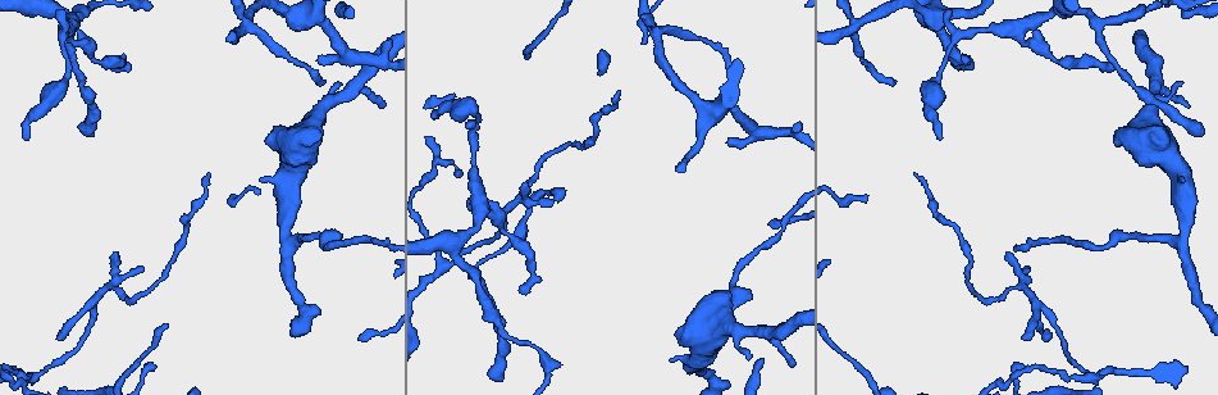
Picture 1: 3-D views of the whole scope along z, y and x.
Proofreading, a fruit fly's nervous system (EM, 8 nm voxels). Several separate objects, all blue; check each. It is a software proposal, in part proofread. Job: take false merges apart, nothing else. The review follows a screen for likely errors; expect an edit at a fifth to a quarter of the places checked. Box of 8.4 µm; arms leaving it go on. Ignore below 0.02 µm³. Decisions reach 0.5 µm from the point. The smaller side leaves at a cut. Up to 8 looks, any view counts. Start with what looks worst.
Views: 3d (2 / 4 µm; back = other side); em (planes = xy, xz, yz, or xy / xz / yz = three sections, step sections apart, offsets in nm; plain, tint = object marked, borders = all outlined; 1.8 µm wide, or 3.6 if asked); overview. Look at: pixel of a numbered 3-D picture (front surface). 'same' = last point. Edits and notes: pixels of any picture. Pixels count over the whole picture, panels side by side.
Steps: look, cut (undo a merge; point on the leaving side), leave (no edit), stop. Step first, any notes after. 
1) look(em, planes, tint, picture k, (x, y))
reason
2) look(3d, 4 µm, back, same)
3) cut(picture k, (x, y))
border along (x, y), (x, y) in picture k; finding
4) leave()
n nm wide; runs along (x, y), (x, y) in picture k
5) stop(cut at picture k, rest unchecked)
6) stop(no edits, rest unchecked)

look(3d, 2 µm, picture 1, (726, 100))
looks like a crossing

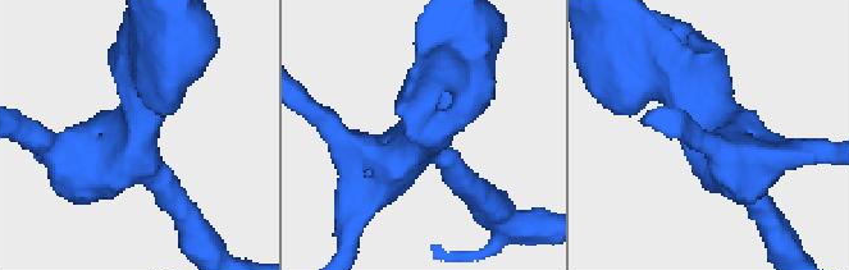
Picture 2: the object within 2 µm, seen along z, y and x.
look(em, xy, step 8, tint, picture 2, (133, 156))
4 arms

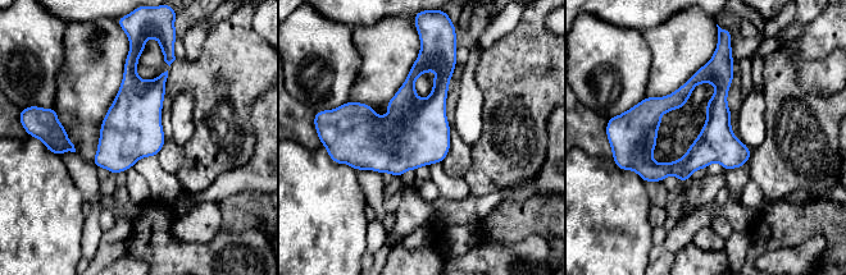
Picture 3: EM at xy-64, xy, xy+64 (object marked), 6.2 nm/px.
look(em, planes, tint, same)
cut it another way

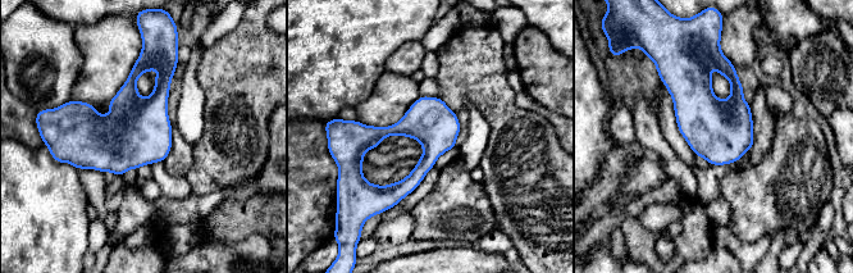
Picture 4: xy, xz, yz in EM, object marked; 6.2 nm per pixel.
leave()
all the same neuron

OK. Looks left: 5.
look(3d, 4 µm, picture 1, (659, 32))
sharp bend

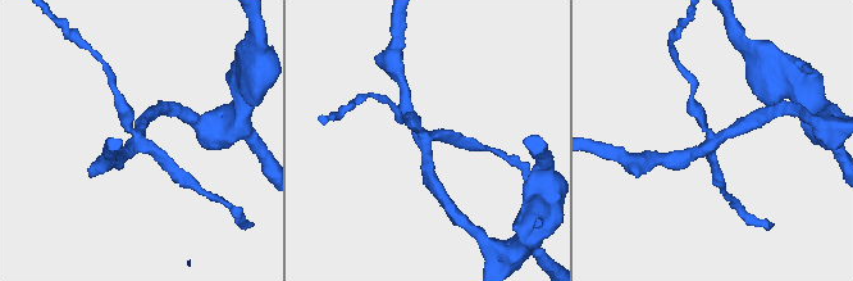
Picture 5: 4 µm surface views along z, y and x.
look(em, planes, tint, picture 5, (136, 144))

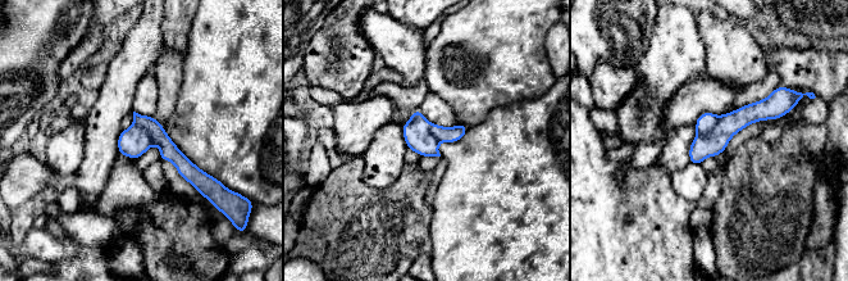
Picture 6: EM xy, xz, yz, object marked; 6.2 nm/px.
cut(picture 6, (169, 150))
border along (133, 122), (147, 132), (153, 144) in picture 6; a second neuron is stuck on

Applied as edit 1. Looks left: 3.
look(em, planes, tint, picture 1, (506, 235))
narrows sharply

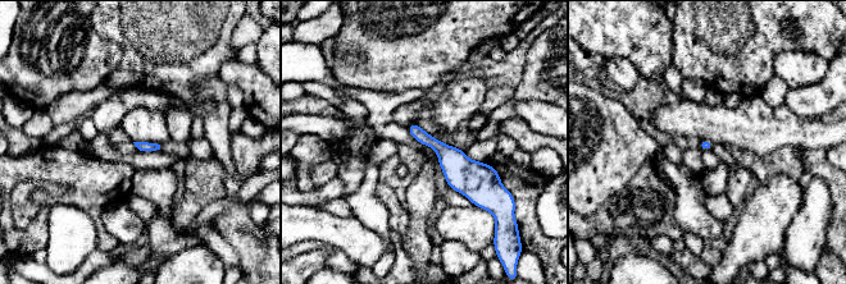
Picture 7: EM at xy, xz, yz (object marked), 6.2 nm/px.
leave()
continuous, no second neuron

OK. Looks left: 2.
stop(cut at picture 6, rest unchecked)

